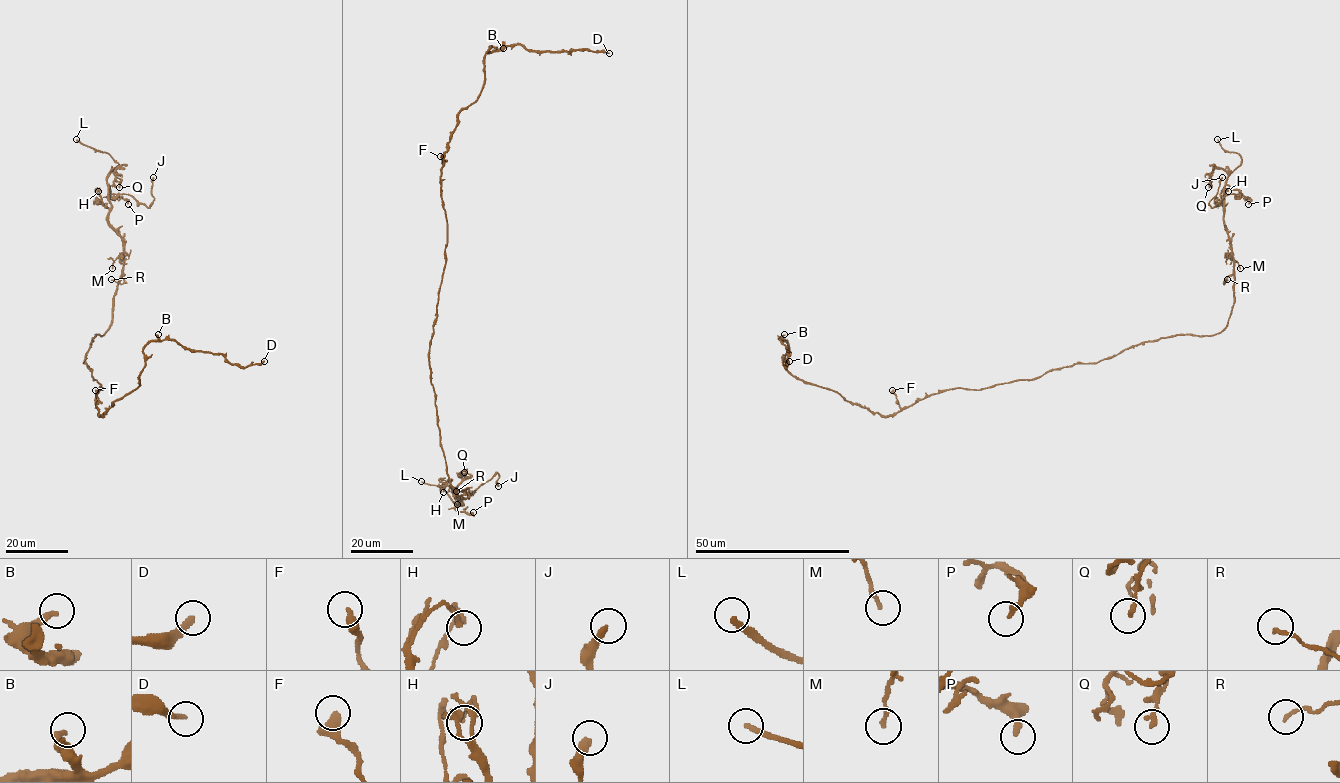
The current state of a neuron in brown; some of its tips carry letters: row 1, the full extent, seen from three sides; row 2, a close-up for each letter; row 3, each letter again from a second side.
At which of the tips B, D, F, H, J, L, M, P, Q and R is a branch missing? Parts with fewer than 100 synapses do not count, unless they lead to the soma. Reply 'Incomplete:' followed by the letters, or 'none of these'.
Incomplete: D, L

